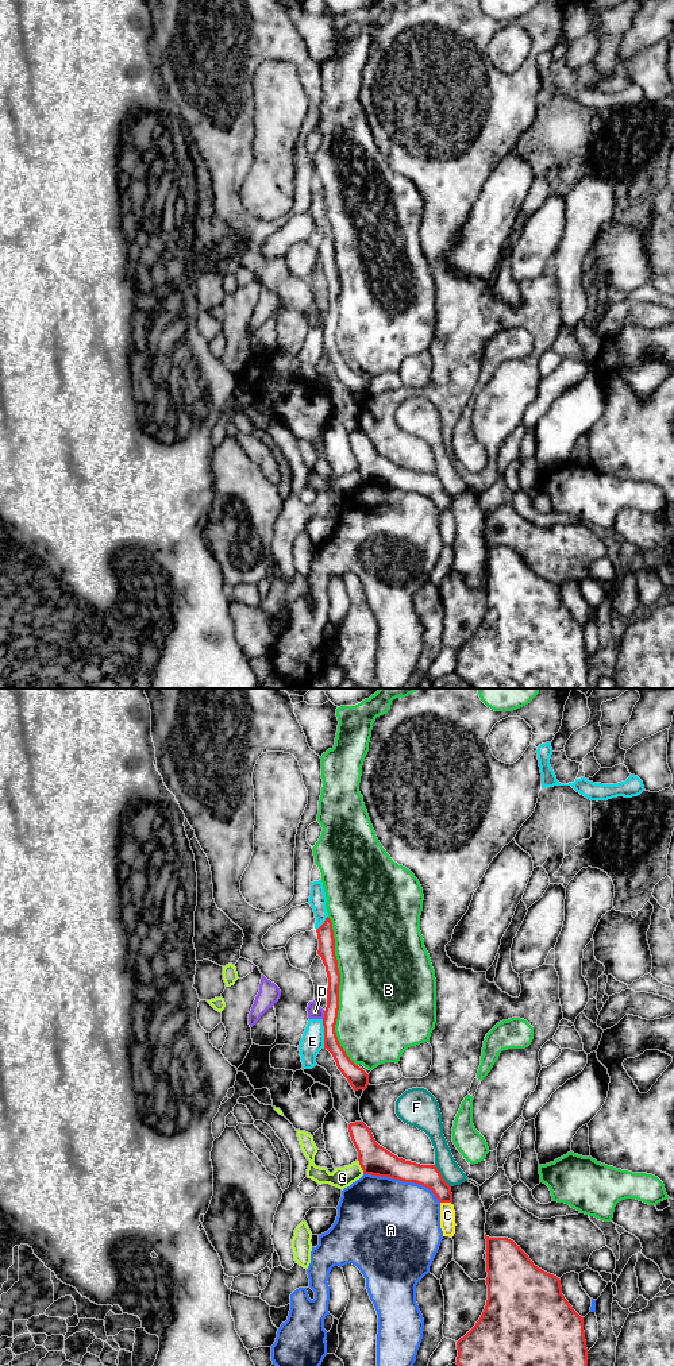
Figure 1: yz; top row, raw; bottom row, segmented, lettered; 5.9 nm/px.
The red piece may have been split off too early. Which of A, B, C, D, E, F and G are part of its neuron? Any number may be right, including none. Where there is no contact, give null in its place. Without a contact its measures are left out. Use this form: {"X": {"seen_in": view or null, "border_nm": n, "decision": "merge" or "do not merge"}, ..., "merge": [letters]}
{"A": {"seen_in": "yz", "border_nm": 500, "decision": "do not merge"}, "B": {"seen_in": "yz", "border_nm": 900, "decision": "do not merge"}, "C": {"seen_in": "yz", "border_nm": 70, "decision": "do not merge"}, "D": {"seen_in": "yz", "border_nm": 50, "decision": "do not merge"}, "E": {"seen_in": "yz", "border_nm": 180, "decision": "do not merge"}, "F": {"seen_in": "yz", "border_nm": 170, "decision": "do not merge"}, "G": {"seen_in": "yz", "border_nm": 90, "decision": "do not merge"}, "merge": []}

